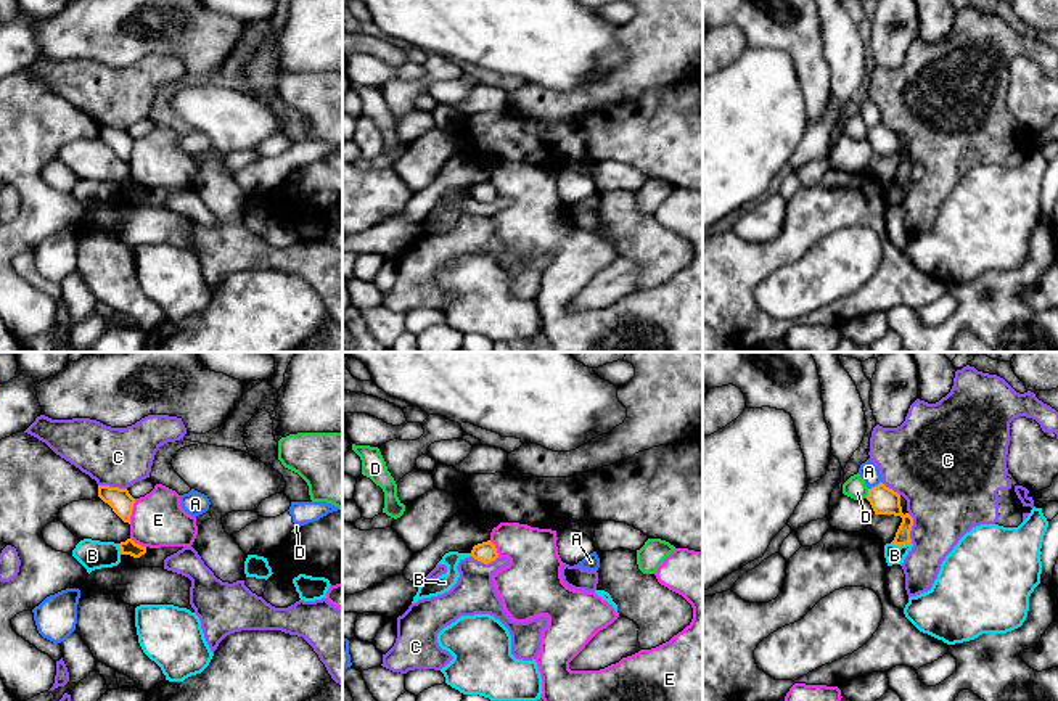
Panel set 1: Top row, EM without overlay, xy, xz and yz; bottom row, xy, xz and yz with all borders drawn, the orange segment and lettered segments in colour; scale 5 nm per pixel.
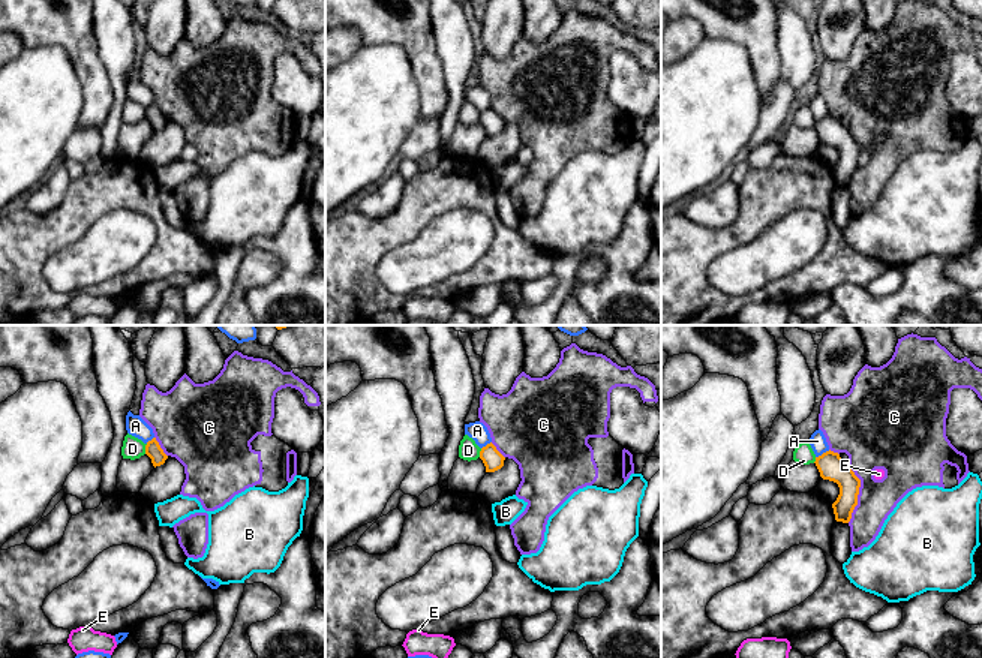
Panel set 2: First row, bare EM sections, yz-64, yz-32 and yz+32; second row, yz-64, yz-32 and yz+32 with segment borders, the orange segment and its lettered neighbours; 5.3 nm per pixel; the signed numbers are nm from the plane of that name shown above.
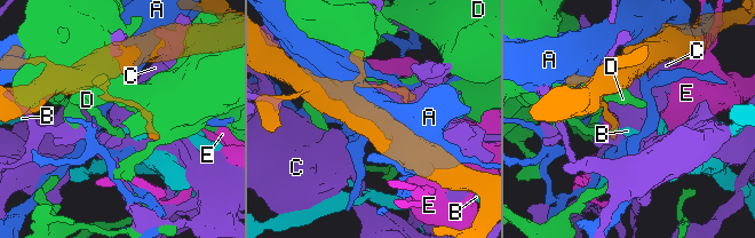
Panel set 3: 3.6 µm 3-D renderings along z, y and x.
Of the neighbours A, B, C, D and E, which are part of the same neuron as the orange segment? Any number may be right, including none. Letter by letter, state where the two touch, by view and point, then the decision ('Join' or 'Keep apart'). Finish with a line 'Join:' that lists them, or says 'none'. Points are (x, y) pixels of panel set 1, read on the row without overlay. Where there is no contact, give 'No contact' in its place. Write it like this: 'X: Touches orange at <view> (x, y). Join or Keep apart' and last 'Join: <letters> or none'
A: Touches orange at yz (875, 126). Keep apart
B: Touches orange at yz (901, 184). Keep apart
C: Touches orange at xy (113, 127). Keep apart
D: Touches orange at yz (869, 134). Keep apart
E: Touches orange at xy (131, 151). Keep apart
Join: none

